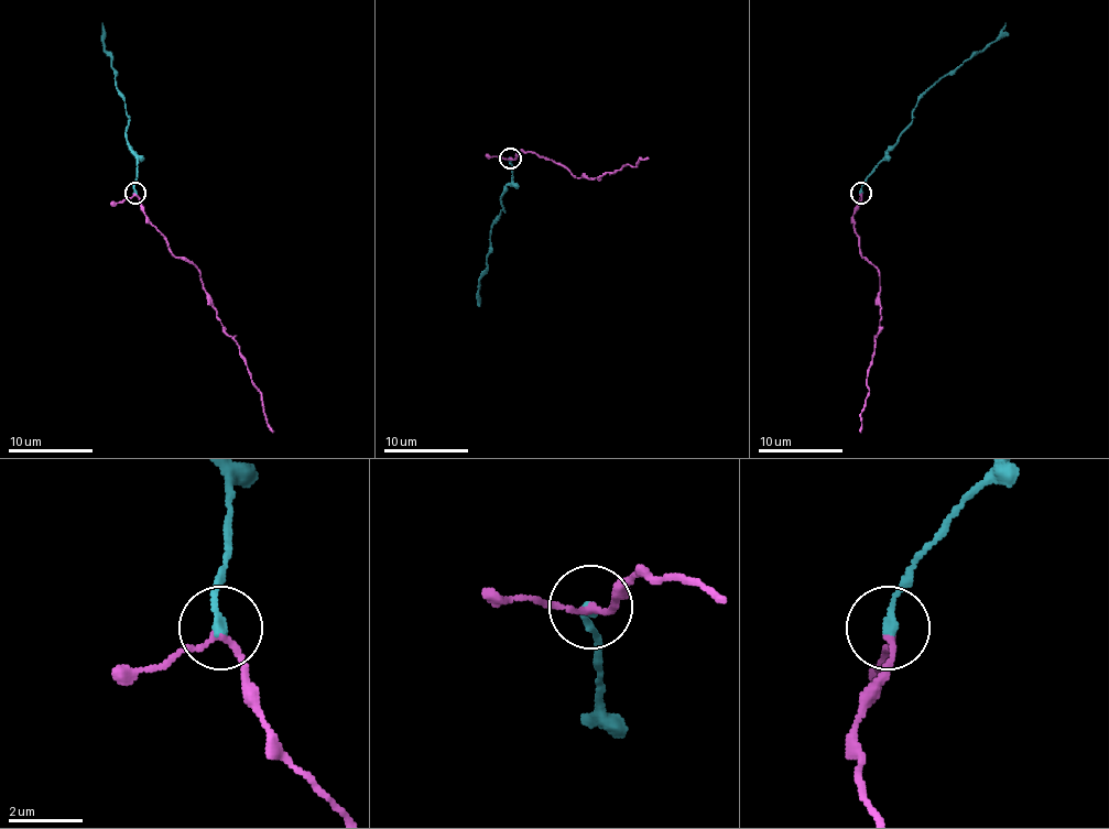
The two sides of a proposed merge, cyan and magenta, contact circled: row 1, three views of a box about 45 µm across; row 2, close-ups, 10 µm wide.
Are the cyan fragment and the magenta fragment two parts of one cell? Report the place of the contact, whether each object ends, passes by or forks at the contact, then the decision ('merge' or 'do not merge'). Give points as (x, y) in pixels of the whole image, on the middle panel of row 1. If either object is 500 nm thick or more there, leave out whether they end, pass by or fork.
at (510, 159); cyan ends there; magenta passes by; merge

